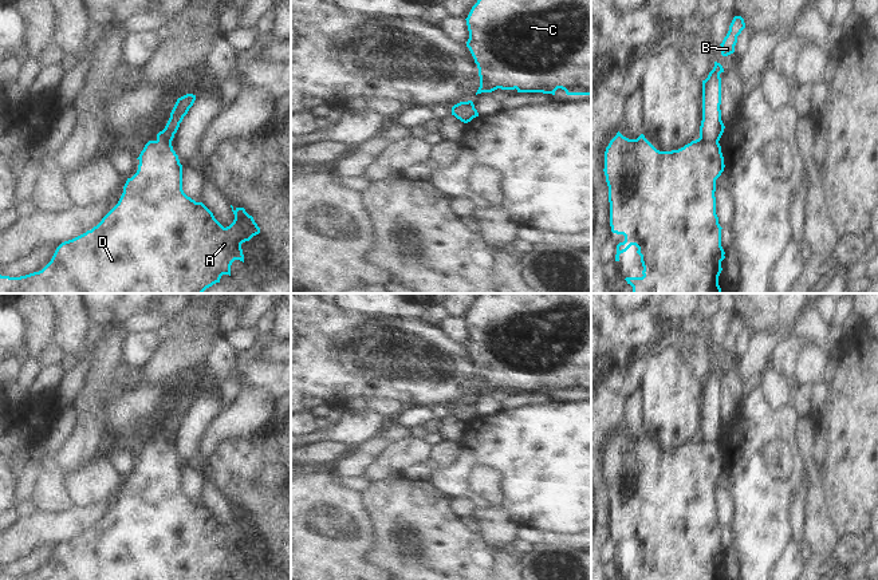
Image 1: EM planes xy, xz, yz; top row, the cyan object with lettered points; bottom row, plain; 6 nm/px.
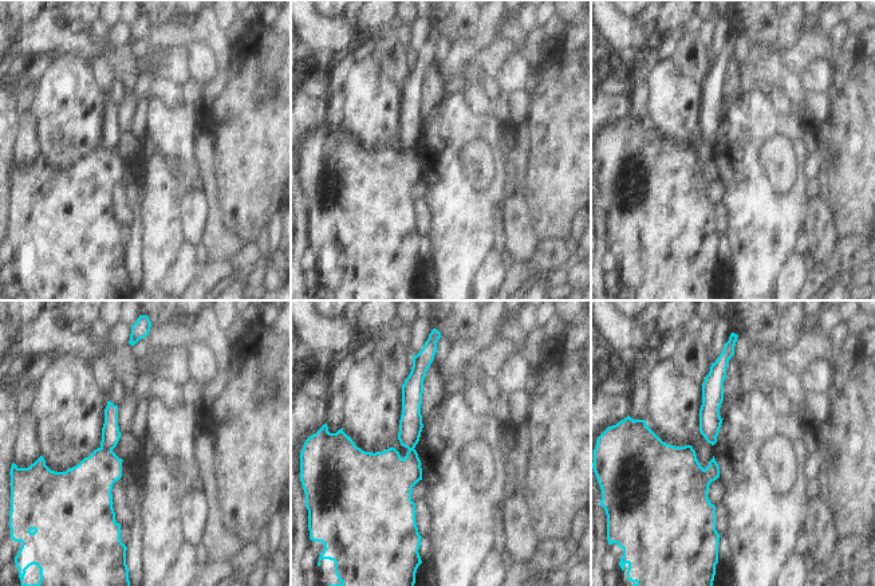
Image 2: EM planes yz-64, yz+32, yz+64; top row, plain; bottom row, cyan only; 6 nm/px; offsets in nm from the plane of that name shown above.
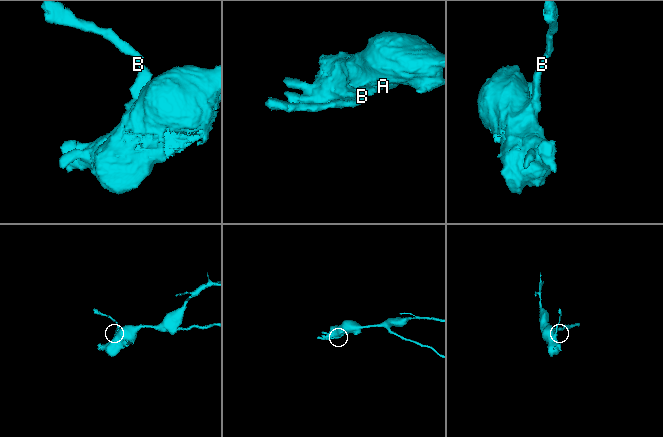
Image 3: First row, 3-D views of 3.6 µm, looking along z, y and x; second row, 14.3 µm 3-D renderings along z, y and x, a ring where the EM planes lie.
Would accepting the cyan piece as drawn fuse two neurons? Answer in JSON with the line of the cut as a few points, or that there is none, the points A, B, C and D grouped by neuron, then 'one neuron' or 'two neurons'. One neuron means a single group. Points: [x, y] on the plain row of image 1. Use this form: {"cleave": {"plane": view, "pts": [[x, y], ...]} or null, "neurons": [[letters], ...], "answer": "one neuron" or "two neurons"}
{"cleave": {"plane": "yz", "pts": [[699, 438], [717, 444]]}, "neurons": [["A", "C", "D"], ["B"]], "answer": "two neurons"}

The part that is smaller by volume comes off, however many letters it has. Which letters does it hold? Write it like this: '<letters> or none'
B

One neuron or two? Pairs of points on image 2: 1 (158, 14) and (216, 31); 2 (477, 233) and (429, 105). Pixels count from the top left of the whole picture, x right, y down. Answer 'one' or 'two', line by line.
1: two
2: two

